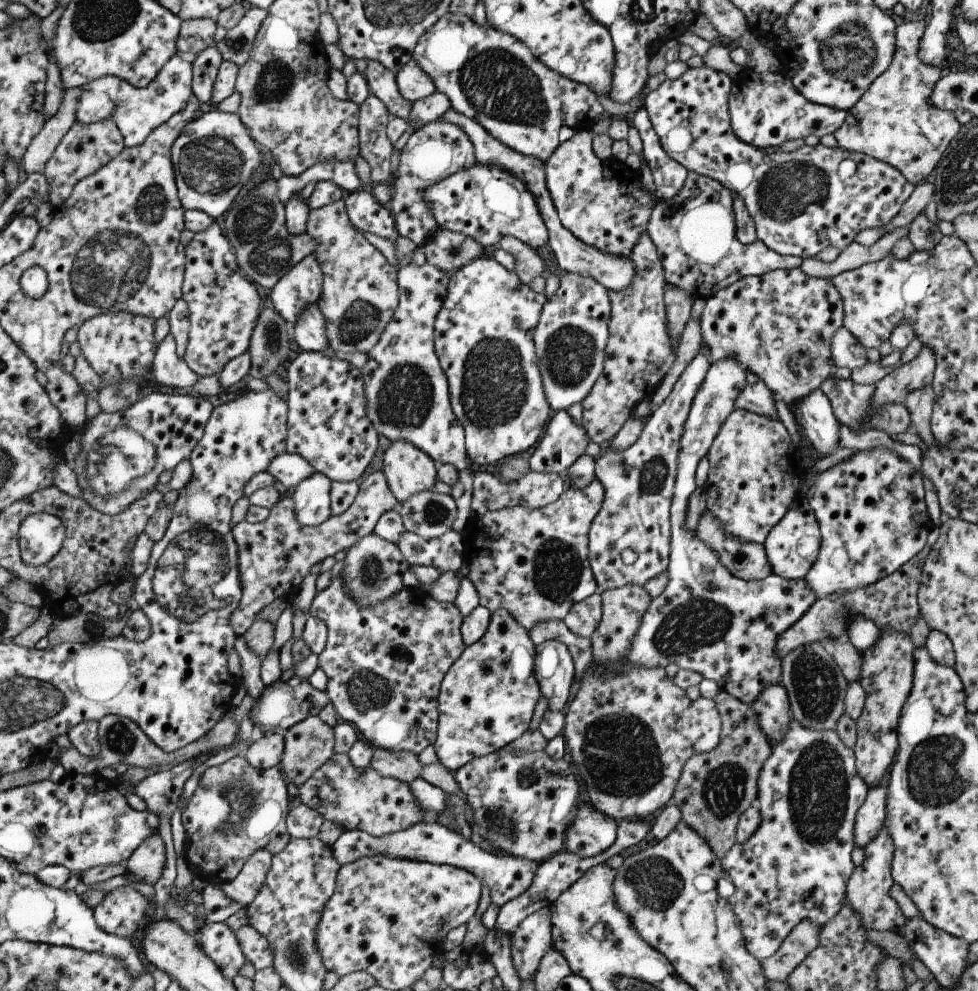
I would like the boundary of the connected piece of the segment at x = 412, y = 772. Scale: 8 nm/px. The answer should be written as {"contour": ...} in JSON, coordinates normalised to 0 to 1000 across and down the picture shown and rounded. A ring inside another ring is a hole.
{"contour":[[[381,755],[376,774],[390,784],[418,790],[428,784],[431,772],[421,760],[415,758],[399,759]]]}

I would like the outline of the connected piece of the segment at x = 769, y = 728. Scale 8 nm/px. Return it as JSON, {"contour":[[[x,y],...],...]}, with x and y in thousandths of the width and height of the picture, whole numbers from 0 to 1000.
{"contour":[[[799,690],[784,692],[766,712],[773,720],[774,732],[787,753],[800,746],[802,736],[809,727],[809,719],[804,697]]]}

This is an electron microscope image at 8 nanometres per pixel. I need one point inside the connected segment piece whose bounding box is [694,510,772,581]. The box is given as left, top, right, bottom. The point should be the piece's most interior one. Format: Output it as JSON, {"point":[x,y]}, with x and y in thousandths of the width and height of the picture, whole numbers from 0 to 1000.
{"point":[764,566]}

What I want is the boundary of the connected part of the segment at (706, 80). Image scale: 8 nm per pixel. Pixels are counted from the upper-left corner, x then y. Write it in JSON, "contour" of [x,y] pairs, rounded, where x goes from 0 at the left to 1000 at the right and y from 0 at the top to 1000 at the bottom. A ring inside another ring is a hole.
{"contour":[[[718,66],[716,69],[703,69],[703,71],[694,77],[691,81],[684,82],[680,80],[677,85],[674,85],[667,93],[660,92],[656,95],[655,108],[660,111],[663,121],[665,122],[666,128],[673,138],[674,146],[676,150],[686,159],[689,163],[692,163],[697,170],[702,173],[711,174],[719,179],[727,180],[732,184],[735,184],[741,191],[744,192],[749,198],[758,200],[760,207],[762,208],[763,214],[766,216],[767,222],[770,224],[770,231],[773,240],[783,250],[786,250],[789,254],[797,257],[806,257],[814,259],[815,261],[827,261],[832,260],[839,252],[845,249],[856,250],[858,253],[863,252],[873,241],[873,238],[878,233],[891,230],[904,230],[907,229],[912,221],[920,214],[921,208],[928,202],[931,194],[935,192],[935,188],[931,187],[927,182],[920,178],[920,175],[909,168],[909,165],[900,163],[899,161],[890,159],[881,154],[872,154],[861,151],[856,147],[854,149],[845,149],[836,144],[834,147],[823,147],[820,146],[818,149],[810,153],[801,154],[797,147],[790,149],[790,153],[786,155],[786,151],[770,149],[767,146],[761,145],[756,142],[749,134],[746,127],[746,120],[744,117],[744,96],[745,91],[748,88],[748,81],[737,73],[726,71]],[[868,160],[874,164],[874,176],[864,180],[864,182],[858,182],[856,177],[856,169],[858,164]]]}

